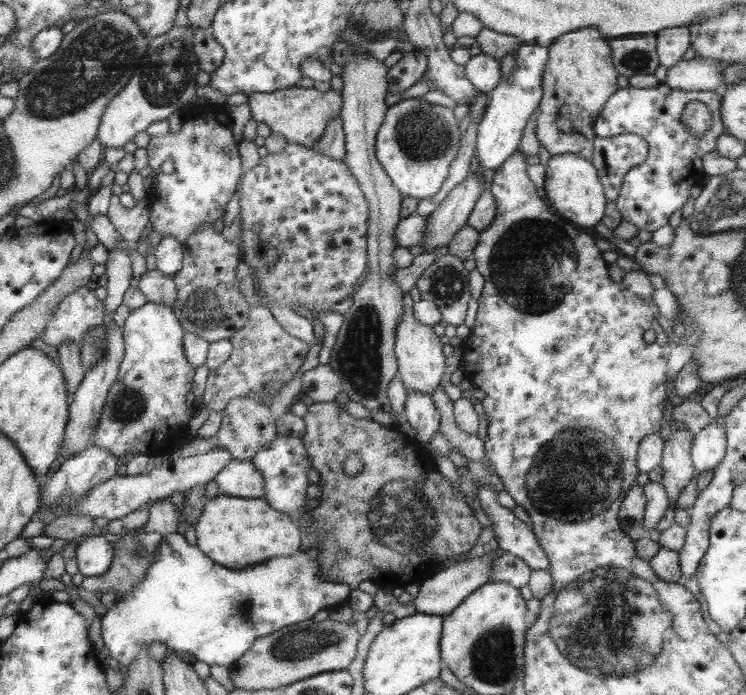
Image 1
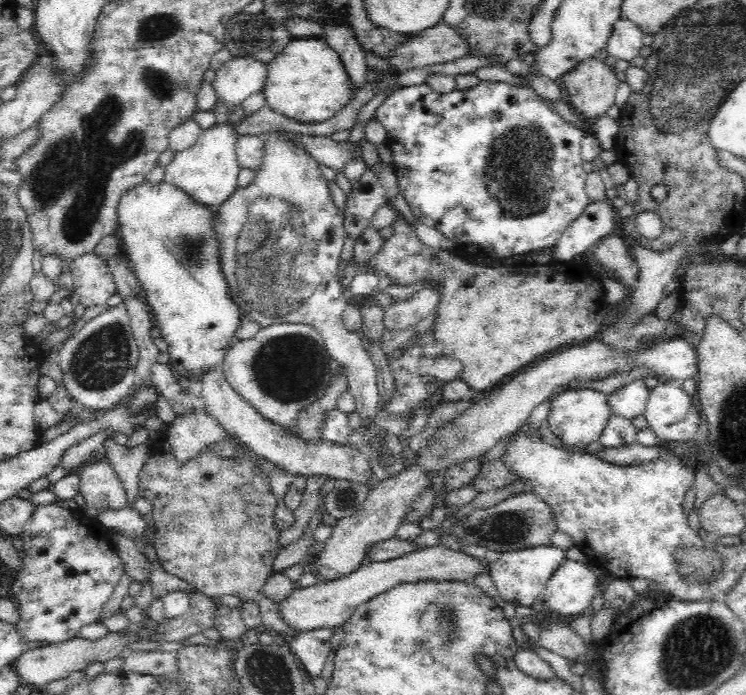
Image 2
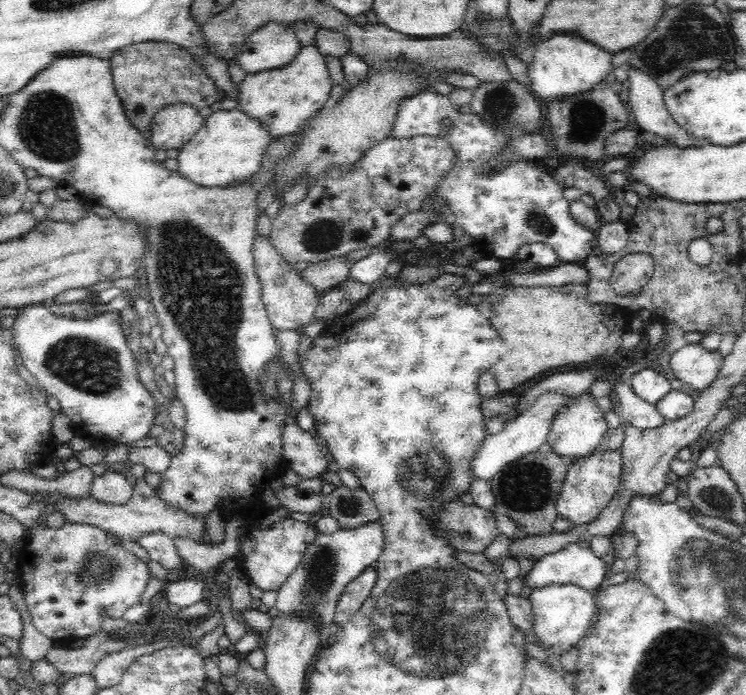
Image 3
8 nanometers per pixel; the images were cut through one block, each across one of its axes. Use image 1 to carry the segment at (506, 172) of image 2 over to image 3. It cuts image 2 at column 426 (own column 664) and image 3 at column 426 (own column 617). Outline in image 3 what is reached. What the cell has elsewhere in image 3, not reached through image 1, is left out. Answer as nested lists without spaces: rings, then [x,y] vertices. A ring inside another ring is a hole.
[[[420,92],[418,96],[414,96],[412,99],[406,99],[402,102],[401,106],[398,110],[398,115],[396,116],[396,122],[394,122],[394,128],[392,128],[392,137],[399,136],[415,136],[415,135],[428,135],[428,136],[438,136],[442,137],[450,146],[457,152],[457,160],[454,167],[444,178],[442,178],[442,183],[438,186],[438,191],[434,192],[433,196],[428,196],[425,200],[422,200],[422,204],[420,204],[420,209],[432,209],[432,211],[436,211],[438,215],[440,215],[440,221],[444,221],[444,223],[448,225],[461,226],[464,229],[464,232],[472,238],[474,241],[472,242],[473,246],[481,253],[483,253],[484,257],[491,257],[494,259],[513,259],[515,256],[515,252],[518,250],[519,246],[523,244],[530,244],[535,242],[541,242],[542,244],[549,244],[551,248],[557,254],[557,258],[559,263],[582,263],[588,256],[592,255],[592,249],[597,244],[596,233],[594,230],[586,228],[581,224],[578,224],[576,220],[573,219],[573,216],[569,212],[569,202],[566,201],[562,196],[562,191],[565,187],[556,181],[554,178],[550,176],[550,173],[547,168],[538,168],[537,164],[534,164],[534,159],[526,159],[525,157],[520,157],[513,152],[513,150],[509,150],[509,148],[503,148],[501,146],[502,143],[507,143],[510,139],[519,139],[528,133],[534,132],[521,132],[521,130],[517,130],[517,128],[502,128],[502,130],[494,130],[491,126],[486,126],[484,124],[484,120],[482,120],[477,114],[471,113],[462,113],[457,110],[454,104],[450,101],[449,96],[442,96],[439,93],[435,92]],[[442,118],[450,118],[452,121],[452,126],[448,130],[444,130],[440,128],[440,120]],[[490,159],[500,159],[500,161],[504,161],[504,170],[500,170],[500,172],[487,172],[487,170],[483,170],[484,164],[486,164]]]

